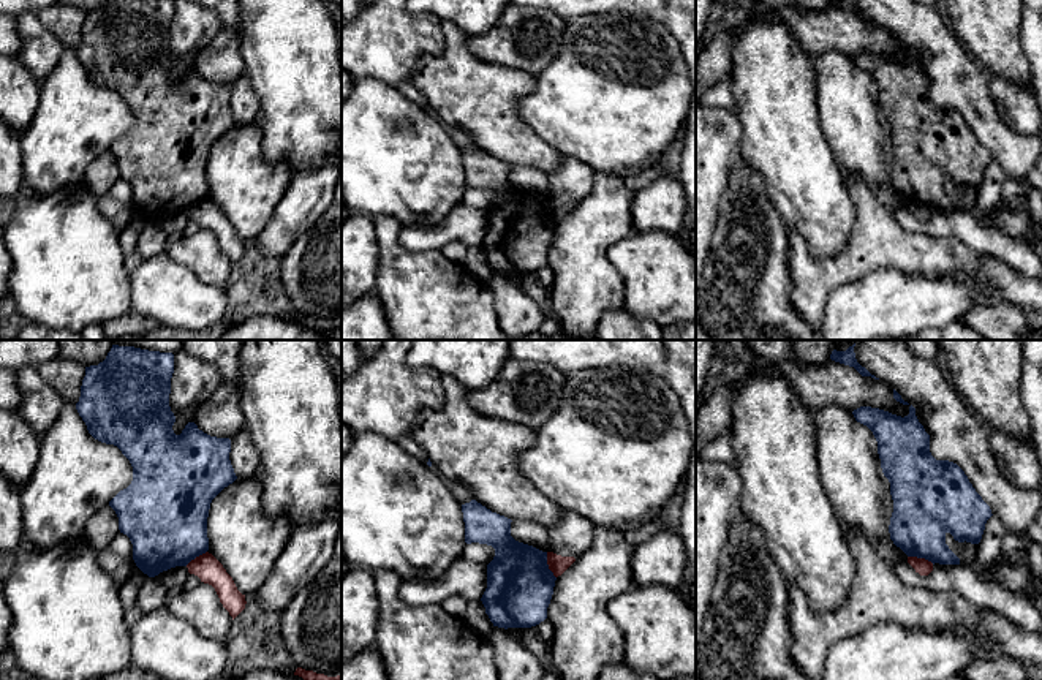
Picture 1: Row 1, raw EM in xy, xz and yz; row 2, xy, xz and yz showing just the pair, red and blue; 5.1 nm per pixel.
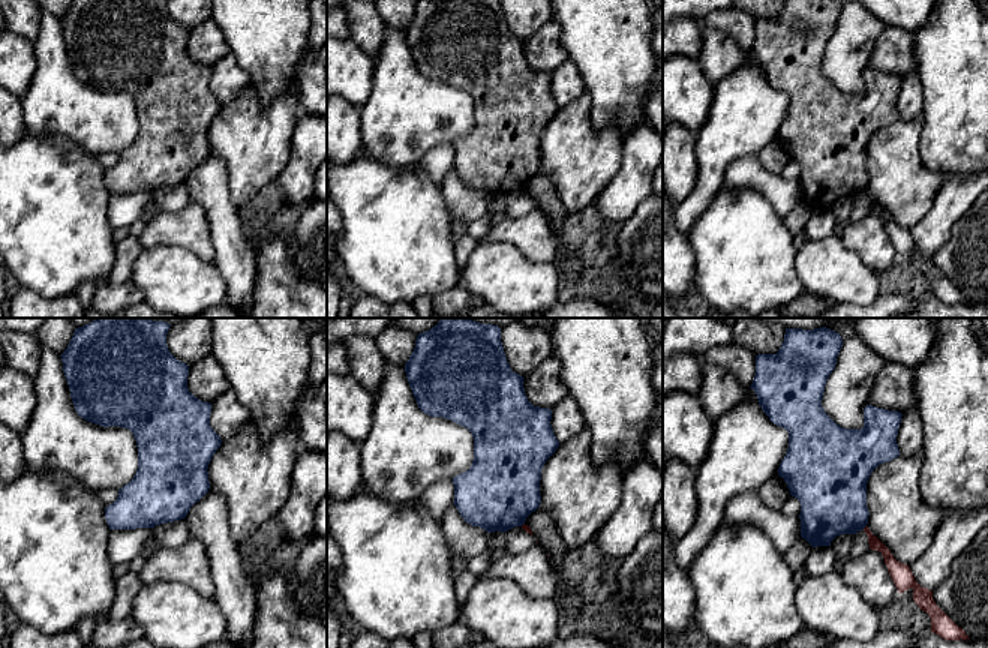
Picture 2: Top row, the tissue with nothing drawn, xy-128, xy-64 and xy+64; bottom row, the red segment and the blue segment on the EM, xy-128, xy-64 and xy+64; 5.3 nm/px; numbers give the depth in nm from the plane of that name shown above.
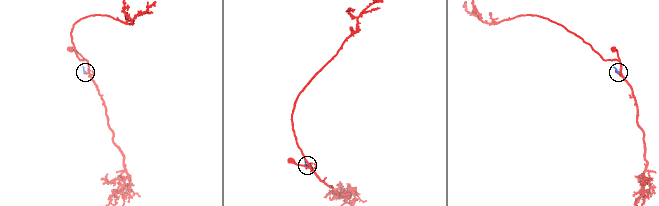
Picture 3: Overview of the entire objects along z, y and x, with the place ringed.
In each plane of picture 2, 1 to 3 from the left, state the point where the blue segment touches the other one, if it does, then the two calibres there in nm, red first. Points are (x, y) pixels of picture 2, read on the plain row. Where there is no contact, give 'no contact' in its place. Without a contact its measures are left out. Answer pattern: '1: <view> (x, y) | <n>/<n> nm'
1: no contact
2: no contact
3: no contact

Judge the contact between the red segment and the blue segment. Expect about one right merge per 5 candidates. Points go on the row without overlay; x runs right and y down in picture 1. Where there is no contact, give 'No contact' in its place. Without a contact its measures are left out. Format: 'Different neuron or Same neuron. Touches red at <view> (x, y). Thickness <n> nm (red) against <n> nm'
Different neuron. Touches red at xz (549, 211). Thickness 90 nm (red) against 340 nm

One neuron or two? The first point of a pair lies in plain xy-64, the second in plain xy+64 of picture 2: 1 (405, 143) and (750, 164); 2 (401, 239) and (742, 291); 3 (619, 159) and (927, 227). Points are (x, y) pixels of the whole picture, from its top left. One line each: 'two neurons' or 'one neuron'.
1: two neurons
2: one neuron
3: one neuron

